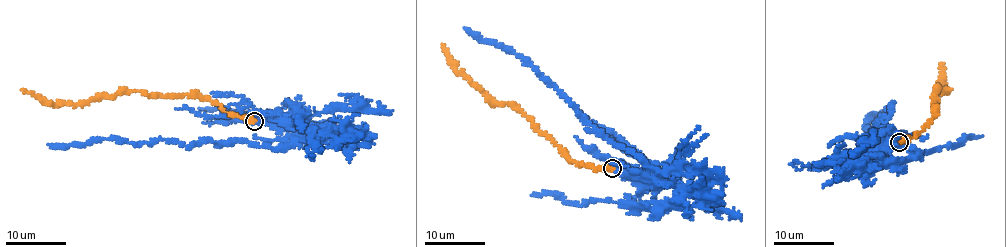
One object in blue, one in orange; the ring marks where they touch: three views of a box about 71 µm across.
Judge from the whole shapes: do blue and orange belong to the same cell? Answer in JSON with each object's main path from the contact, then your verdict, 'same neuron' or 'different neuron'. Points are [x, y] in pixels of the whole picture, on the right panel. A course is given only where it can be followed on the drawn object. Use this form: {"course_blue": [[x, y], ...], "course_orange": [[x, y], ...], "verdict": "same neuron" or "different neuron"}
{"course_blue": [[898, 142], [859, 164], [873, 149], [867, 140], [871, 129], [867, 127], [869, 117], [884, 111]], "course_orange": [[898, 142], [917, 134], [936, 114], [933, 96], [938, 88], [945, 92], [941, 91], [943, 64]], "verdict": "different neuron"}

